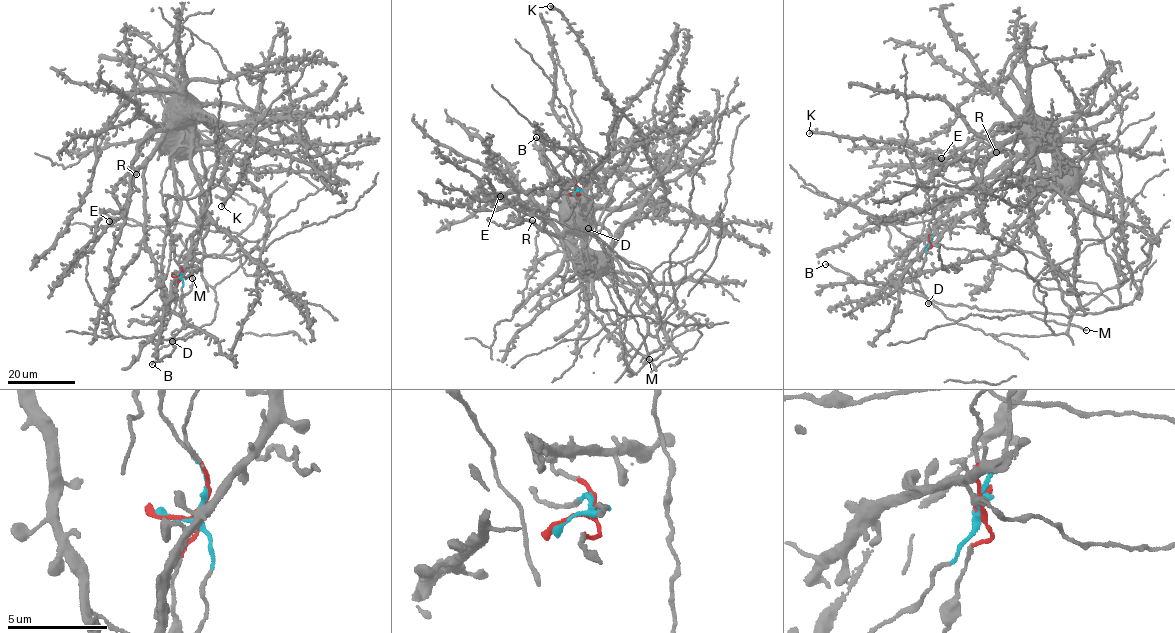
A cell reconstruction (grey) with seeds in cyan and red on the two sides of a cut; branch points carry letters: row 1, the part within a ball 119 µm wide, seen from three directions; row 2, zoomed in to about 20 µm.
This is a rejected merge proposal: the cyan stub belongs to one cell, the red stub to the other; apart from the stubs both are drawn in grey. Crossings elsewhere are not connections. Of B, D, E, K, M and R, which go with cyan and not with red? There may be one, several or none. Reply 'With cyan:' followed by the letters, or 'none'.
With cyan: B, D, M

